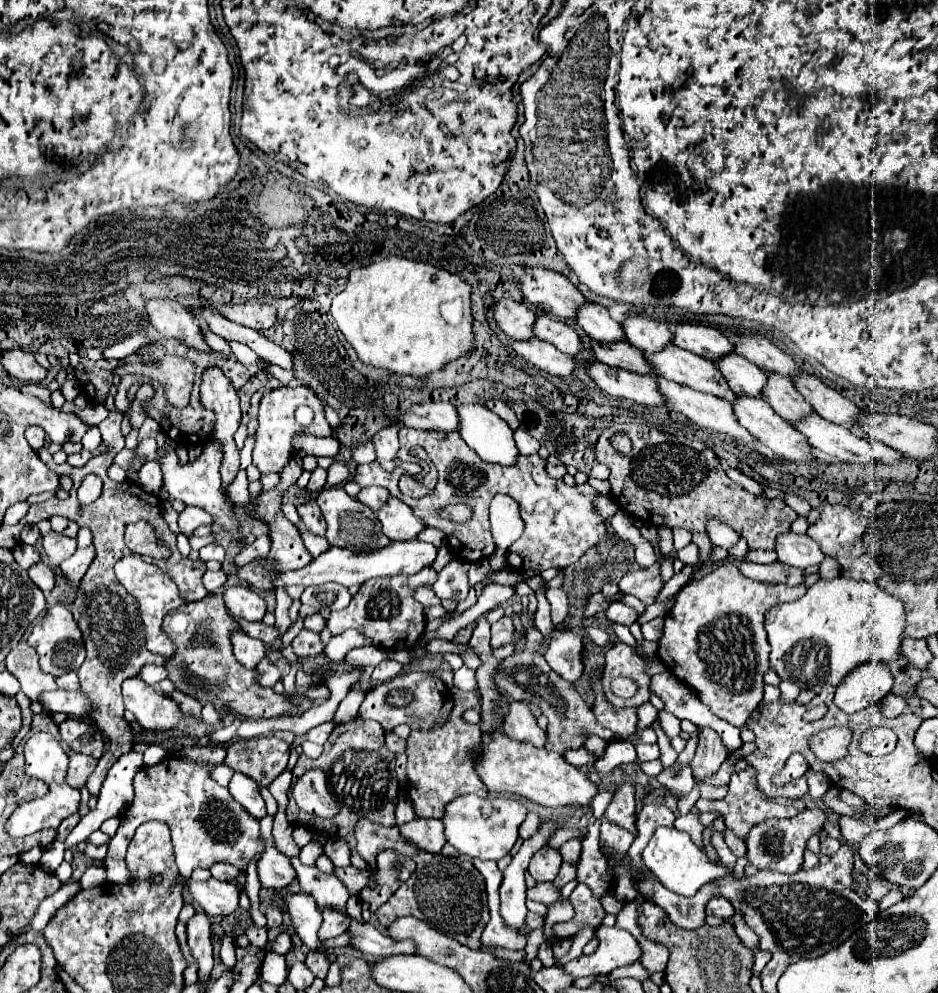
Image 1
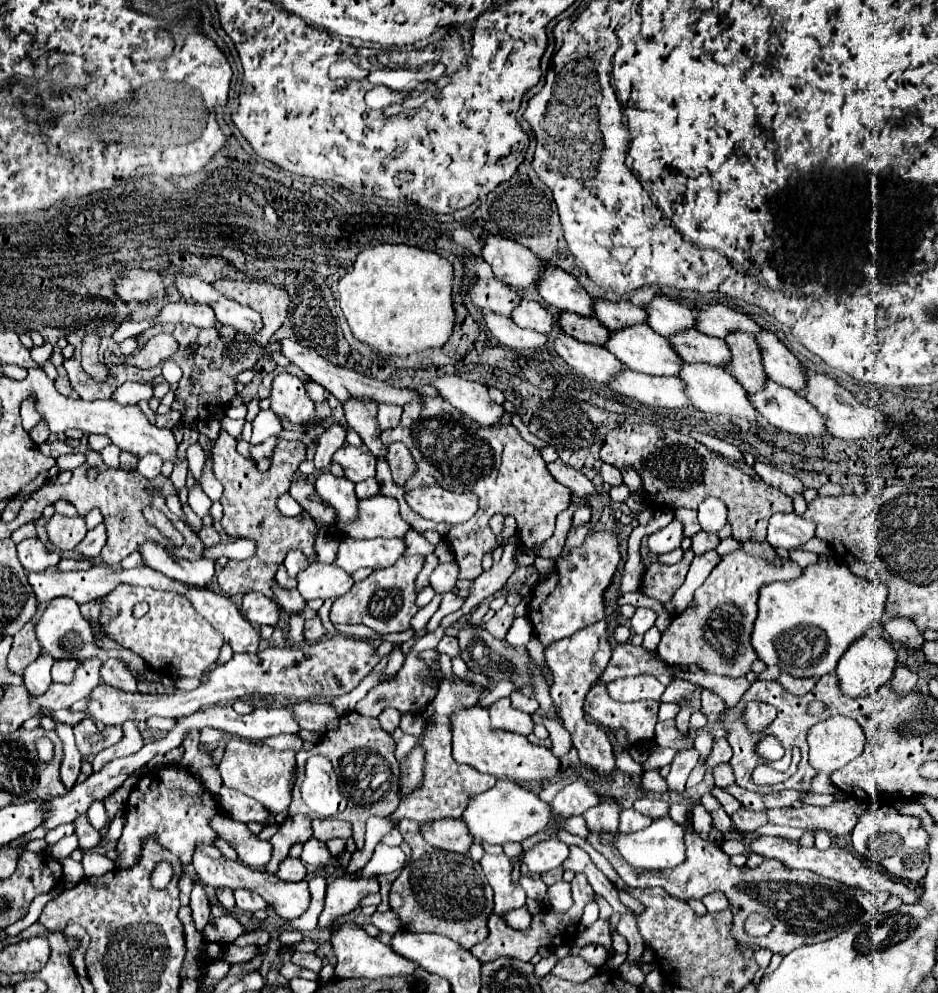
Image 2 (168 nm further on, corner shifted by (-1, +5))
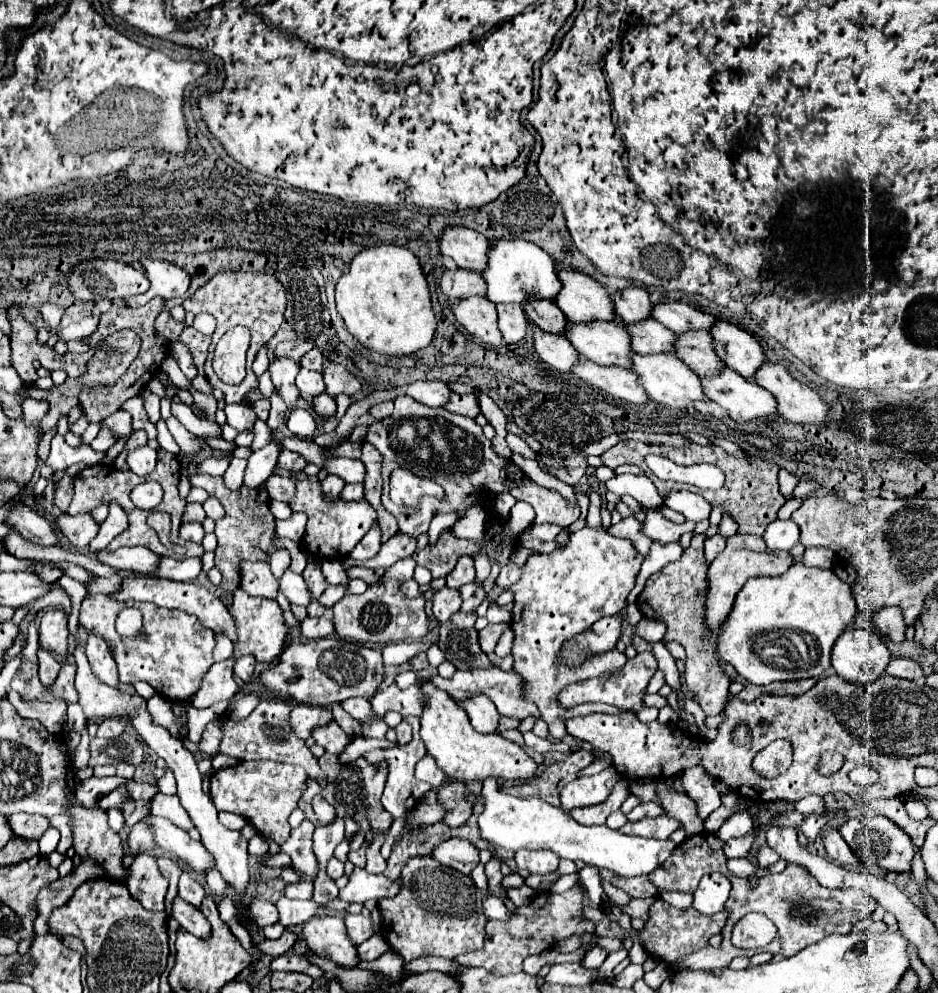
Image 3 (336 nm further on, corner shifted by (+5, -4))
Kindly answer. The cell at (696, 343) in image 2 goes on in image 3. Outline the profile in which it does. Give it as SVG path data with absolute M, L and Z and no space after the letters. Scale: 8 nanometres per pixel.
M616 316L614 322L626 328L626 332L630 334L630 346L634 352L650 354L650 352L672 352L674 350L674 332L670 332L666 326L658 324L652 318L626 324L622 318Z

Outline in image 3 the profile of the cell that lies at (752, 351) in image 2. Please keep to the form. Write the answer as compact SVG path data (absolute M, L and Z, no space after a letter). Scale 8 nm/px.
M694 330L676 336L674 354L696 374L714 372L714 368L724 368L722 360L718 360L710 344L710 334L706 330Z

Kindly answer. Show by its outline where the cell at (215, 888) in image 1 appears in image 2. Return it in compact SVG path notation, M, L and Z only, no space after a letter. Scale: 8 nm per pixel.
M232 889L232 893L234 893L234 899L236 899L236 907L246 911L246 913L268 907L260 895L256 895L256 893L248 891L248 889Z

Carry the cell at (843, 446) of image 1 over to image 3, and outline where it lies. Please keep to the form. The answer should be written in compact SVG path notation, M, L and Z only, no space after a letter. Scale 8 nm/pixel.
M722 368L716 376L700 376L700 382L704 394L720 404L732 420L746 422L776 414L774 398L730 368Z

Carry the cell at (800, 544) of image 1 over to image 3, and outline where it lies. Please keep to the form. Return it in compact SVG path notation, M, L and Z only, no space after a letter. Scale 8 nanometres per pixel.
M774 520L766 532L764 542L770 550L790 550L800 536L800 528L792 520Z

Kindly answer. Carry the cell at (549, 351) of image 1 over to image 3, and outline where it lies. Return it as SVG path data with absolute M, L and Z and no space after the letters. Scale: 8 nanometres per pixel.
M470 296L470 298L460 298L450 308L456 316L456 322L470 336L482 340L488 346L502 344L502 336L498 336L498 326L496 326L496 306L490 300L486 300L484 296Z

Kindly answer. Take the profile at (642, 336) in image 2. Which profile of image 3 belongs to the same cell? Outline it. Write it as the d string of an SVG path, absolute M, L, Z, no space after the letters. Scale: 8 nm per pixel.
M566 322L564 336L580 352L580 356L592 362L622 364L624 368L630 368L630 336L614 322Z

